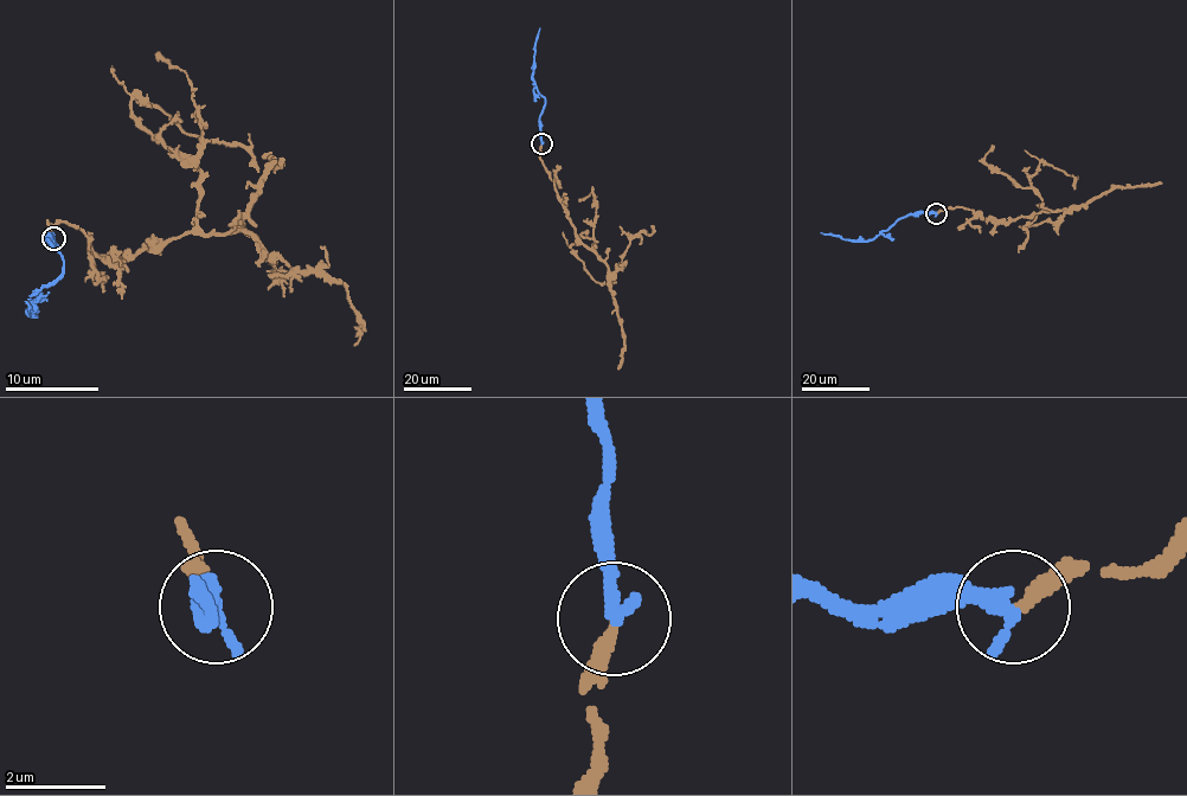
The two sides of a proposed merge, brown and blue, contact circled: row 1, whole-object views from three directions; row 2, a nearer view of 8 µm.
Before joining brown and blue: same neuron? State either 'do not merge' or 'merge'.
merge

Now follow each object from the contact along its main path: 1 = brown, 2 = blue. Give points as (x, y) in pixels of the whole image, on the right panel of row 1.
1: (936, 213), (963, 207), (1005, 223), (1033, 217), (1043, 209), (1030, 178), (1041, 161), (1076, 178), (1075, 188)
2: (936, 213), (908, 214), (868, 241), (852, 242), (820, 232)

